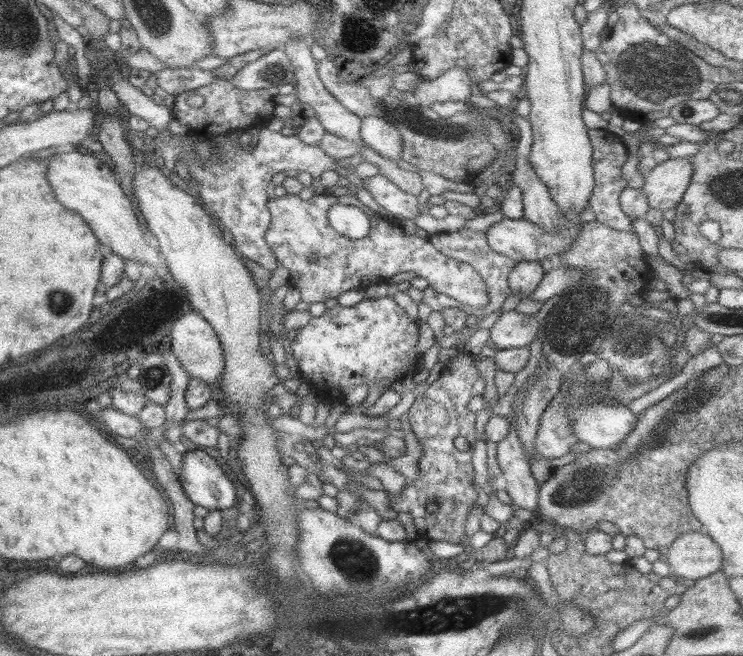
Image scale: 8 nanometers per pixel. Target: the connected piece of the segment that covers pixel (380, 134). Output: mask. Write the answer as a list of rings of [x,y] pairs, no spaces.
[[[370,115],[362,118],[360,138],[380,156],[396,161],[402,158],[403,137],[392,123]]]

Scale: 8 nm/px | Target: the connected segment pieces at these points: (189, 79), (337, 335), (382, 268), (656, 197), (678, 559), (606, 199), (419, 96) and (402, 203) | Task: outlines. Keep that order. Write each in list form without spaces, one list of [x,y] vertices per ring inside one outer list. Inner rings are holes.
[[[197,66],[186,68],[165,68],[155,73],[158,86],[168,92],[177,95],[187,90],[194,90],[206,86],[218,79],[211,70],[203,70]]]
[[[384,296],[376,299],[365,298],[362,302],[358,302],[356,306],[350,306],[350,308],[344,308],[344,306],[336,305],[332,308],[327,308],[327,312],[322,314],[320,317],[313,317],[304,328],[300,328],[298,330],[298,334],[296,334],[296,338],[290,340],[290,348],[292,348],[292,354],[295,358],[295,363],[292,366],[296,375],[303,378],[308,384],[310,384],[311,392],[316,395],[318,401],[323,401],[331,406],[334,406],[338,403],[343,402],[344,395],[346,395],[346,391],[348,391],[348,387],[352,385],[365,384],[368,386],[374,385],[374,383],[379,382],[380,380],[390,379],[394,380],[402,380],[404,376],[407,374],[414,375],[421,367],[421,354],[418,353],[416,345],[418,343],[418,321],[411,320],[407,313],[396,304],[393,297]]]
[[[321,191],[306,201],[296,195],[287,195],[274,196],[267,202],[271,222],[265,233],[266,245],[280,266],[288,270],[288,285],[300,290],[301,300],[306,304],[324,303],[348,290],[364,290],[373,284],[389,282],[400,272],[414,272],[416,276],[426,278],[428,286],[437,294],[471,310],[488,304],[488,287],[476,269],[468,263],[443,256],[428,239],[406,234],[398,226],[389,224],[386,218],[372,220],[372,228],[360,241],[340,236],[327,220],[327,213],[337,203],[338,197],[325,196]]]
[[[668,159],[645,176],[643,194],[650,209],[674,209],[688,189],[693,174],[690,159]]]
[[[699,532],[680,535],[667,553],[671,576],[679,580],[700,580],[721,570],[721,548],[709,536]]]
[[[589,129],[589,137],[593,146],[593,176],[595,186],[589,199],[588,207],[592,210],[598,223],[604,224],[618,232],[634,232],[632,220],[621,210],[619,197],[627,182],[622,178],[622,167],[627,162],[629,151],[620,136],[607,129]]]
[[[450,68],[434,80],[418,83],[413,90],[416,98],[413,104],[426,108],[436,102],[468,102],[472,83],[464,68]]]
[[[380,174],[364,180],[364,189],[394,219],[415,220],[416,216],[421,214],[419,210],[421,205],[415,195],[403,192]]]

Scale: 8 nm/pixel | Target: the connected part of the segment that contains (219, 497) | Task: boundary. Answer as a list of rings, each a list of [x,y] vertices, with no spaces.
[[[183,449],[182,462],[184,466],[182,466],[178,477],[182,483],[184,494],[196,507],[202,506],[202,508],[207,508],[210,511],[222,511],[234,506],[239,501],[241,489],[236,486],[234,479],[228,477],[228,469],[222,468],[216,459],[208,455],[203,449],[192,451]]]

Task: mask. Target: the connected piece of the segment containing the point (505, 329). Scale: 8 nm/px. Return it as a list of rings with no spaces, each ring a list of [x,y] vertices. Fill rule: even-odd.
[[[514,309],[502,312],[490,329],[489,344],[495,349],[528,347],[540,329],[535,316],[519,314]]]

